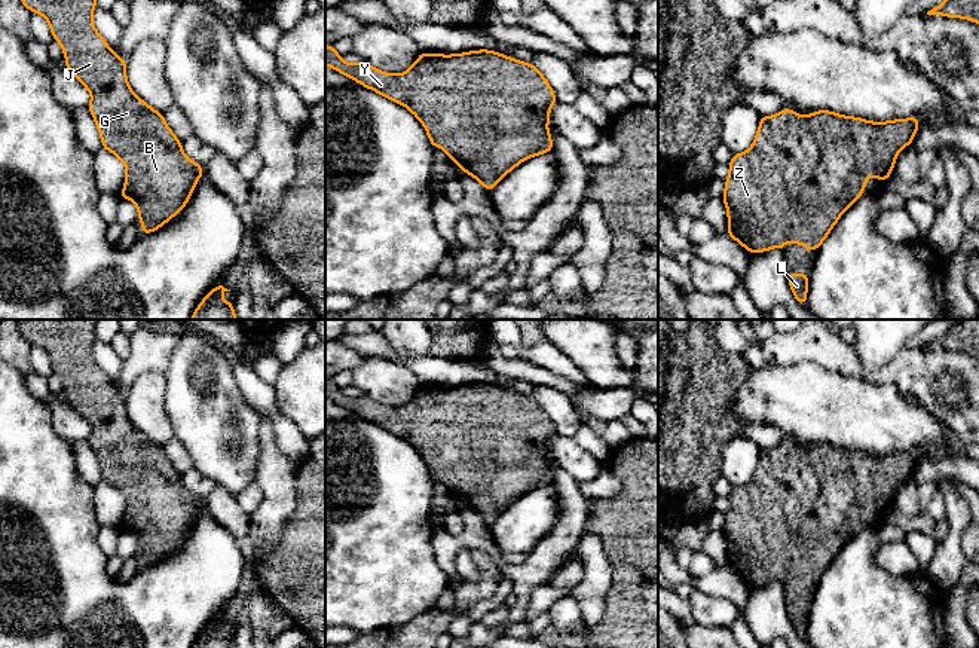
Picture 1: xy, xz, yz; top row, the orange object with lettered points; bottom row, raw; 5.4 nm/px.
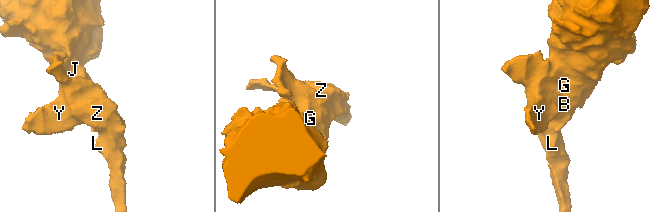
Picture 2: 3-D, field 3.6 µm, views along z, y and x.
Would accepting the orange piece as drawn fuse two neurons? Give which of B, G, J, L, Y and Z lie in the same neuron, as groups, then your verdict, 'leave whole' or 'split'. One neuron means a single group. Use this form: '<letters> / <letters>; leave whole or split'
B G J L Y Z; leave whole

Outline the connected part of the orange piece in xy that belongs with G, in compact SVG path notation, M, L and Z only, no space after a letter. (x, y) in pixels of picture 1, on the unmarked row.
M16 320L22 337L49 355L61 378L70 406L91 425L88 438L100 462L103 480L126 499L120 532L131 532L138 542L143 569L162 560L177 548L204 508L204 501L189 492L181 474L166 458L163 447L138 431L126 413L126 395L120 392L92 357L98 320Z

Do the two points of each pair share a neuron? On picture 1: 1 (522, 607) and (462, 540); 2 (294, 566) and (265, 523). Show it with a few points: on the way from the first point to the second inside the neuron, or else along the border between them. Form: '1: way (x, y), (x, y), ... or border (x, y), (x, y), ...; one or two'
1: way (522, 586), (483, 541); one
2: border (294, 510), (285, 520), (283, 535), (256, 568); two

